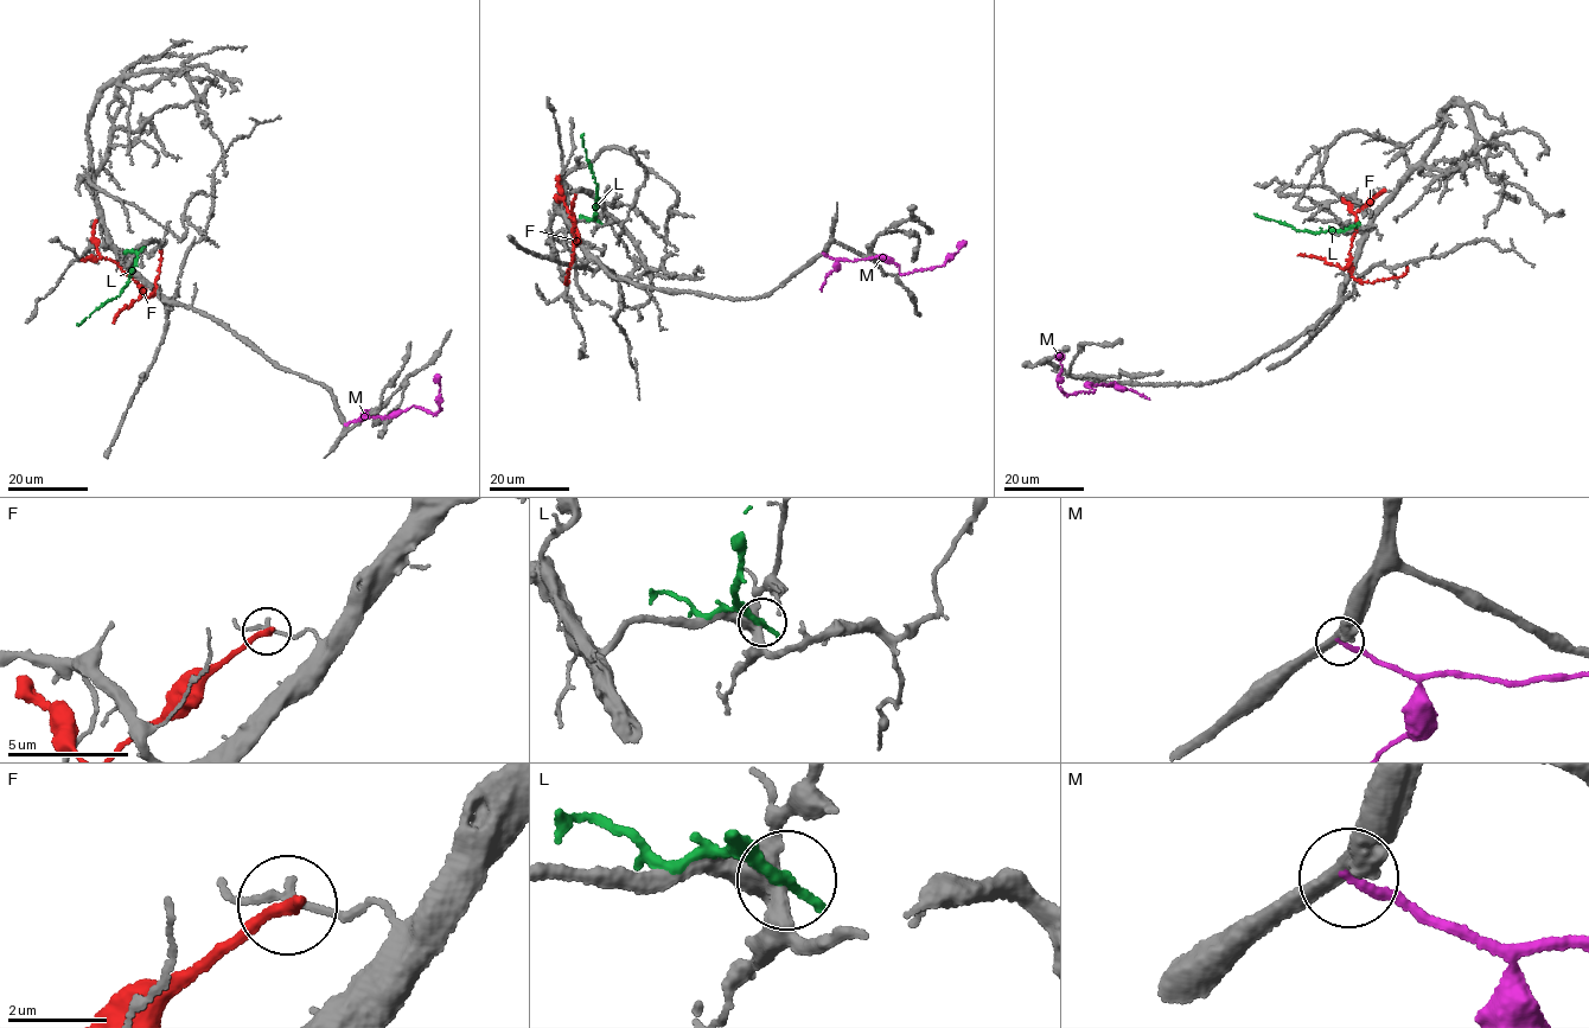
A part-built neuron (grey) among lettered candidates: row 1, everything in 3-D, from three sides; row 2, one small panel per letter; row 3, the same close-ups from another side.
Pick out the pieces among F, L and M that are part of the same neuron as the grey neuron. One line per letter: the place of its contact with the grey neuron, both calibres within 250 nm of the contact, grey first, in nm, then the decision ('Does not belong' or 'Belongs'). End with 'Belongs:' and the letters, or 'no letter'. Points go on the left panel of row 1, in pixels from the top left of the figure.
F: Touches grey at (94, 223). Thickness 140 nm (grey) against 280 nm. Does not belong
L: Touches grey at (141, 249). Thickness 400 nm (grey) against 280 nm. Does not belong
M: Touches grey at (346, 425). Thickness 400 nm (grey) against 200 nm. Does not belong
Belongs: no letter

